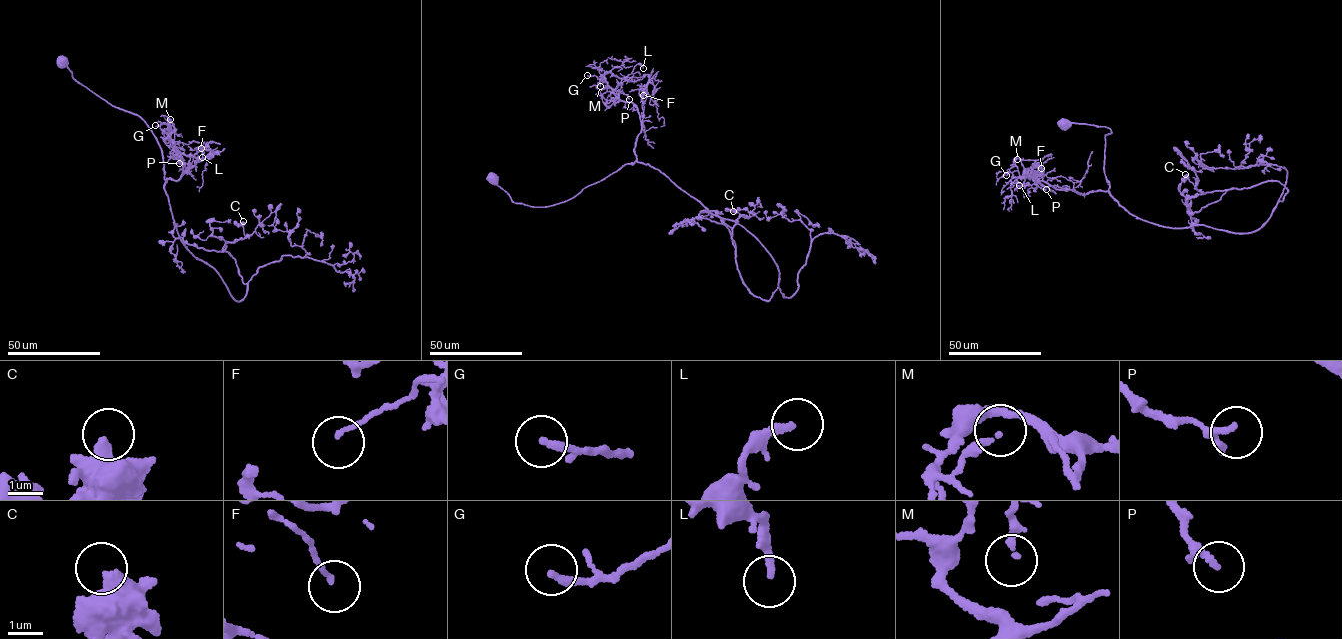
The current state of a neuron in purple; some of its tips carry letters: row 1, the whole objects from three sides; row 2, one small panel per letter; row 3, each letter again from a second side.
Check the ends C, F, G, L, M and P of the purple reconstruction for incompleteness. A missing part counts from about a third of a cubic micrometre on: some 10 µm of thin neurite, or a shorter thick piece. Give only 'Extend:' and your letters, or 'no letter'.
Extend: G

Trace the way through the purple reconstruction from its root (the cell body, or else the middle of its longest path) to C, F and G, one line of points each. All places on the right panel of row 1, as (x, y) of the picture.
C: (1064, 124), (1111, 129), (1108, 193), (1155, 224), (1254, 231), (1287, 191), (1272, 180), (1204, 193), (1185, 174)
F: (1064, 124), (1111, 129), (1105, 137), (1104, 165), (1109, 188), (1083, 194), (1042, 186), (1031, 171), (1041, 168)
G: (1064, 124), (1111, 129), (1105, 138), (1108, 190), (1083, 194), (1057, 189), (1020, 176), (1015, 165), (1006, 175)

